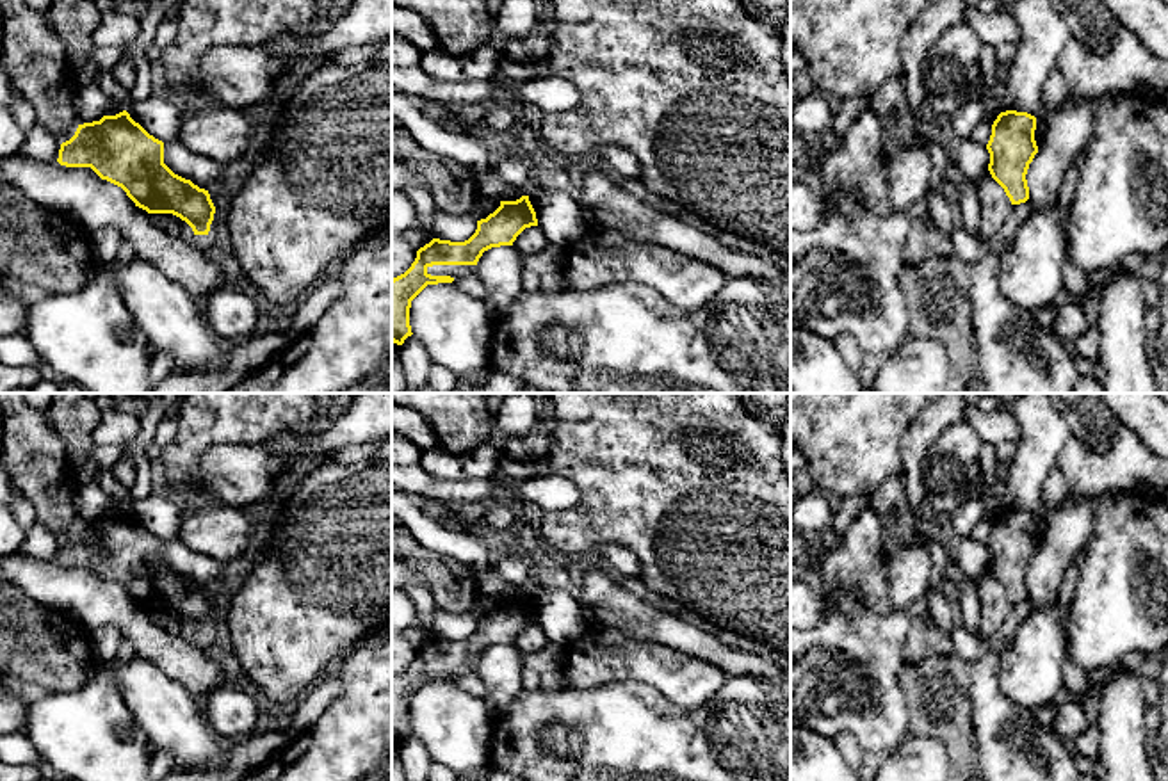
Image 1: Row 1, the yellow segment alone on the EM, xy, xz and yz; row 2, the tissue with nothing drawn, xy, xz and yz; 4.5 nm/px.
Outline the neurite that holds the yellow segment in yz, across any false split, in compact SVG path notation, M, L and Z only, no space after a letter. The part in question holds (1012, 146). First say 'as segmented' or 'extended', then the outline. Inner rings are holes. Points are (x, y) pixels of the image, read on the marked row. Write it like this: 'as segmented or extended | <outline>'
as segmented | M1006 110L992 125L986 144L990 153L988 171L1004 189L1011 205L1029 199L1027 169L1038 153L1034 141L1036 117L1027 112Z

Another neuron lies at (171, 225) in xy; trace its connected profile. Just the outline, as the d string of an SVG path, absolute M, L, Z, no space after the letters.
M150 213L150 219L166 235L171 235L176 238L194 235L192 228L185 221L182 221L180 217L176 217L173 213Z

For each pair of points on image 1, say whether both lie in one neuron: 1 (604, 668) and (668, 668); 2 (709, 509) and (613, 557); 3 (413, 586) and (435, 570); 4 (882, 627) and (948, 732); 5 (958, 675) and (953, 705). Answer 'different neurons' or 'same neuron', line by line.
1: same neuron
2: different neurons
3: different neurons
4: different neurons
5: same neuron

